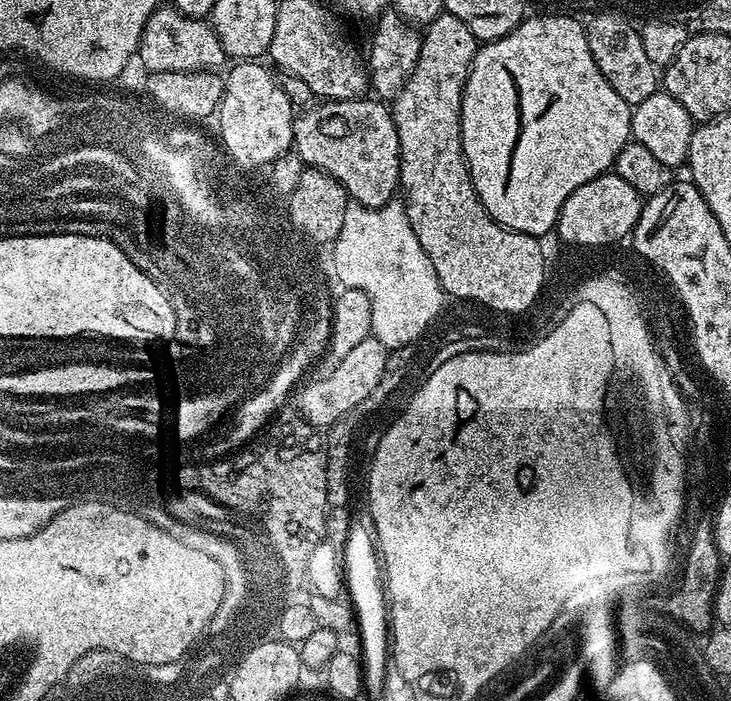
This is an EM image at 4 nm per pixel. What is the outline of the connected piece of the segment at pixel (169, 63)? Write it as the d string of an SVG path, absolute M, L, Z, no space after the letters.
M161 6L148 19L140 39L138 60L148 67L146 69L149 73L164 71L211 72L223 69L226 64L222 42L218 42L211 23L208 20L195 20L184 16L175 6L168 6L168 8Z

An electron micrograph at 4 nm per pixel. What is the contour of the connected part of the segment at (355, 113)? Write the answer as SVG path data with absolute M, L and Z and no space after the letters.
M361 98L359 100L324 100L323 102L312 104L311 107L305 107L294 119L292 143L294 145L294 151L300 156L304 166L317 168L318 171L324 171L330 178L338 181L348 192L349 197L351 197L355 203L361 204L363 208L381 208L383 204L388 204L394 199L400 188L400 143L398 142L398 130L392 117L391 107L379 99L368 99L369 98Z

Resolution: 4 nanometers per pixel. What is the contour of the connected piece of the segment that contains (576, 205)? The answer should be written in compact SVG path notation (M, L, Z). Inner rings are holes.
M605 174L578 186L570 198L560 207L560 216L556 220L559 233L562 238L568 240L584 240L584 244L596 244L596 240L612 240L624 232L627 227L635 228L640 209L642 197L634 190L634 186L622 182L614 174Z

